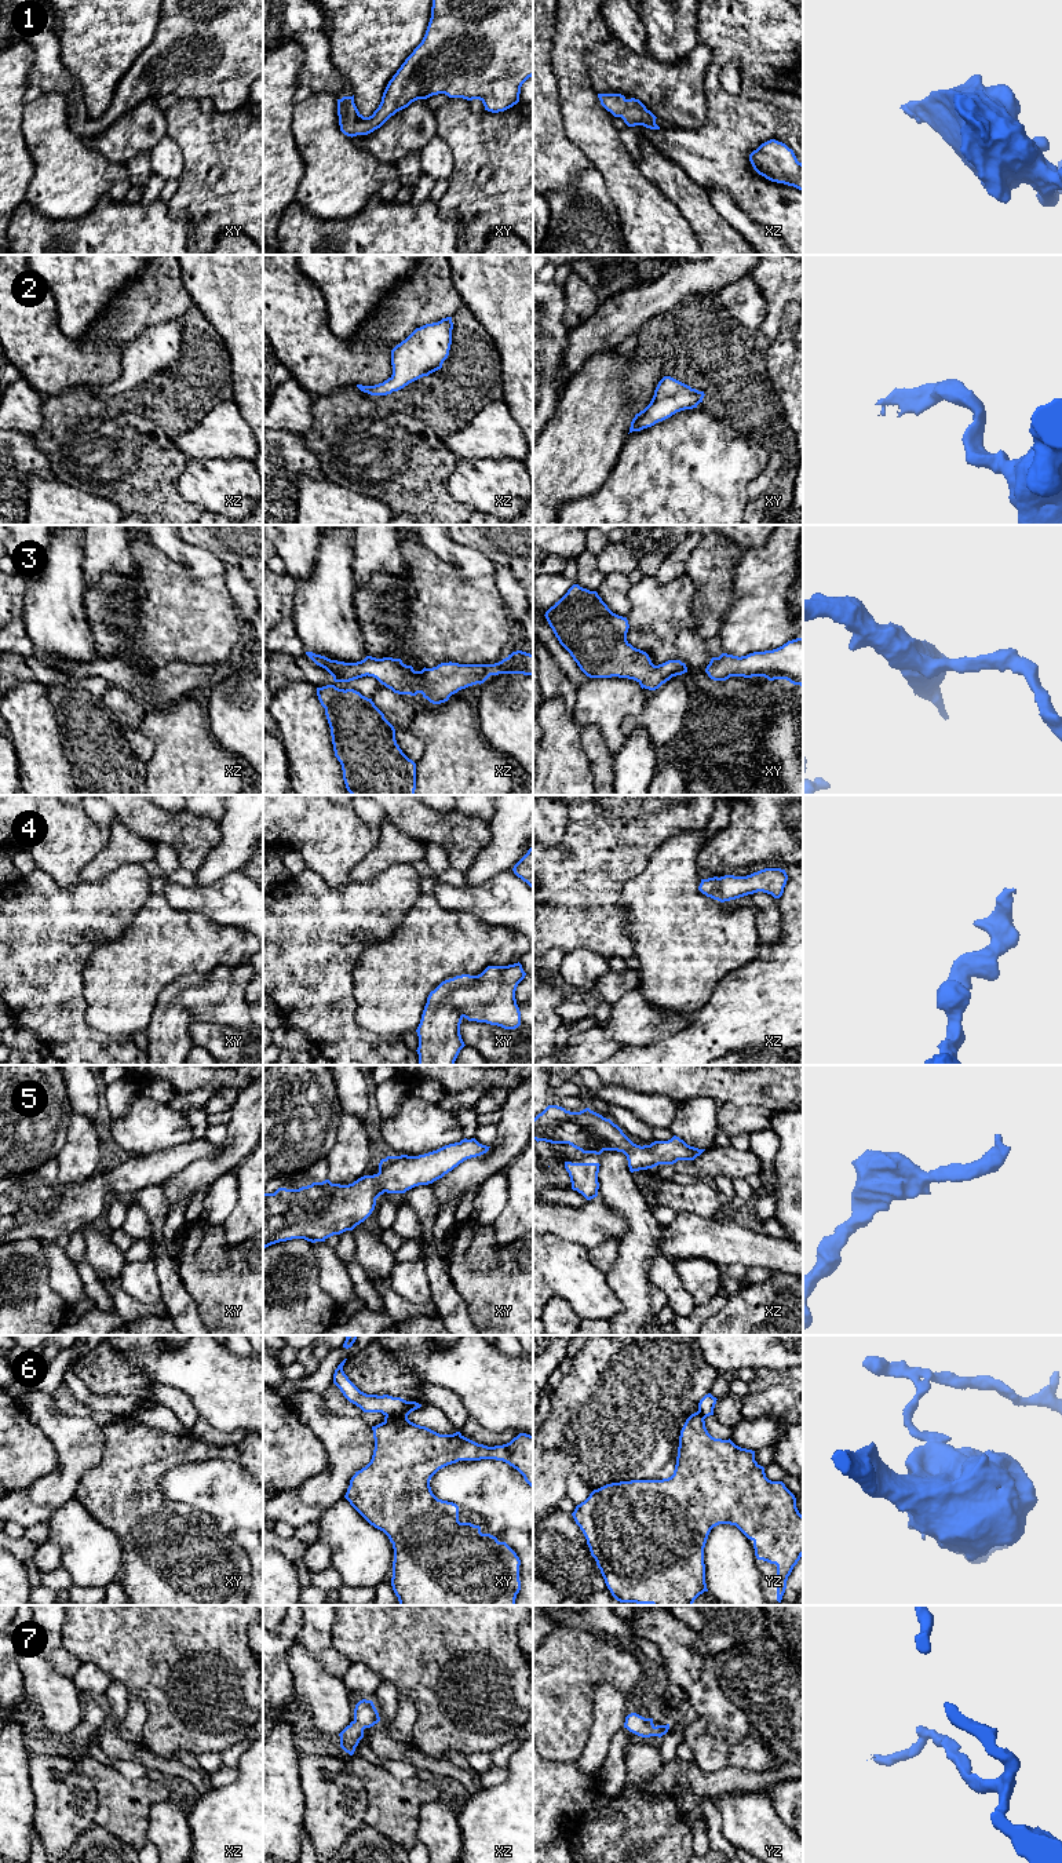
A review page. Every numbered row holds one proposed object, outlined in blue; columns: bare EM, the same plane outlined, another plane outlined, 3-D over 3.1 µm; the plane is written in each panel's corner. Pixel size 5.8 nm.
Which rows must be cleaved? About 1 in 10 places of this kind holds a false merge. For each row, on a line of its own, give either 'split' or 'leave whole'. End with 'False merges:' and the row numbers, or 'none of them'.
1: leave whole
2: leave whole
3: leave whole
4: leave whole
5: leave whole
6: split
7: leave whole
False merges: 6

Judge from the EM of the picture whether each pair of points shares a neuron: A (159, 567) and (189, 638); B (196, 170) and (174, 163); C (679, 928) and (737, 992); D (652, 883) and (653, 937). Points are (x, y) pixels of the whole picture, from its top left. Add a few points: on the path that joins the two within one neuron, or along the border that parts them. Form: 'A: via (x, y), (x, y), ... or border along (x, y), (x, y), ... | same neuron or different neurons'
A: via (160, 584), (160, 605), (175, 620) | same neuron
B: border along (168, 137), (179, 148), (183, 160), (178, 179) | different neurons
C: border along (752, 961), (729, 972), (705, 1003) | different neurons
D: via (653, 897), (653, 923) | same neuron

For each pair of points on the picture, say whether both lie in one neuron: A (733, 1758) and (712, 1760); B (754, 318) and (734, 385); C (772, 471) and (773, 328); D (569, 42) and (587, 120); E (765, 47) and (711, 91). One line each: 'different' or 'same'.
A: same
B: different
C: different
D: same
E: same

